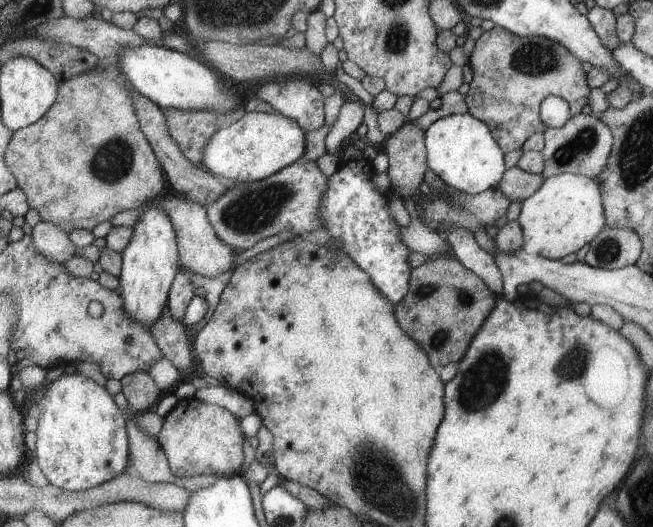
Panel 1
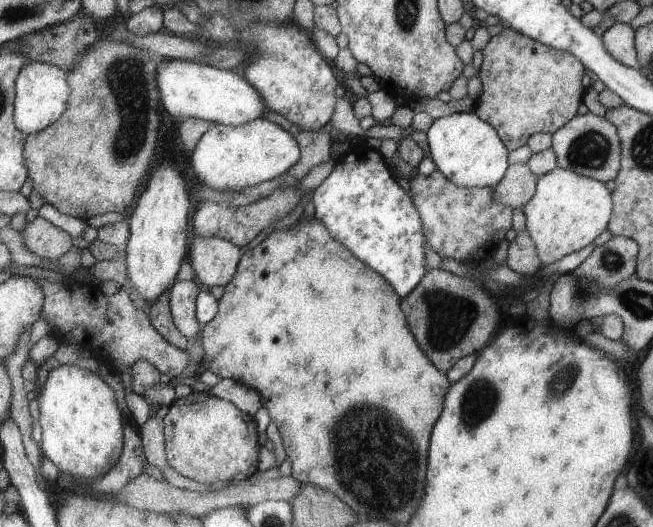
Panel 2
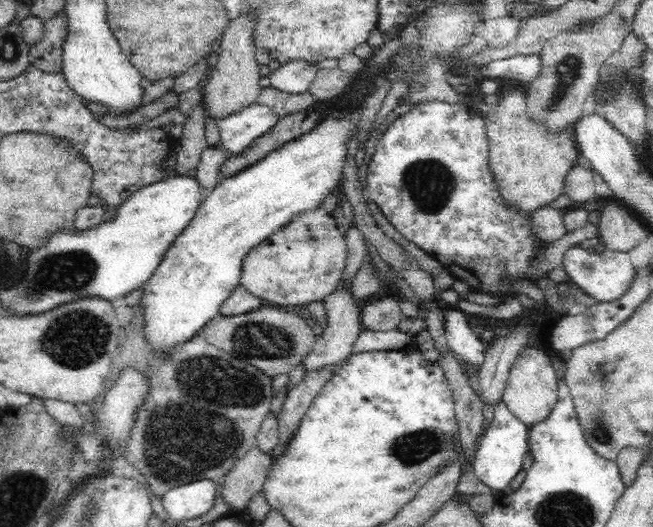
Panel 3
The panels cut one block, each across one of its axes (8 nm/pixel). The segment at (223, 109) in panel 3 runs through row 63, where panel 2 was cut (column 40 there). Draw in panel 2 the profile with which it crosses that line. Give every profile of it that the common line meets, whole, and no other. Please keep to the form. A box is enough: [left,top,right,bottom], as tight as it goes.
[19,216,71,261]

